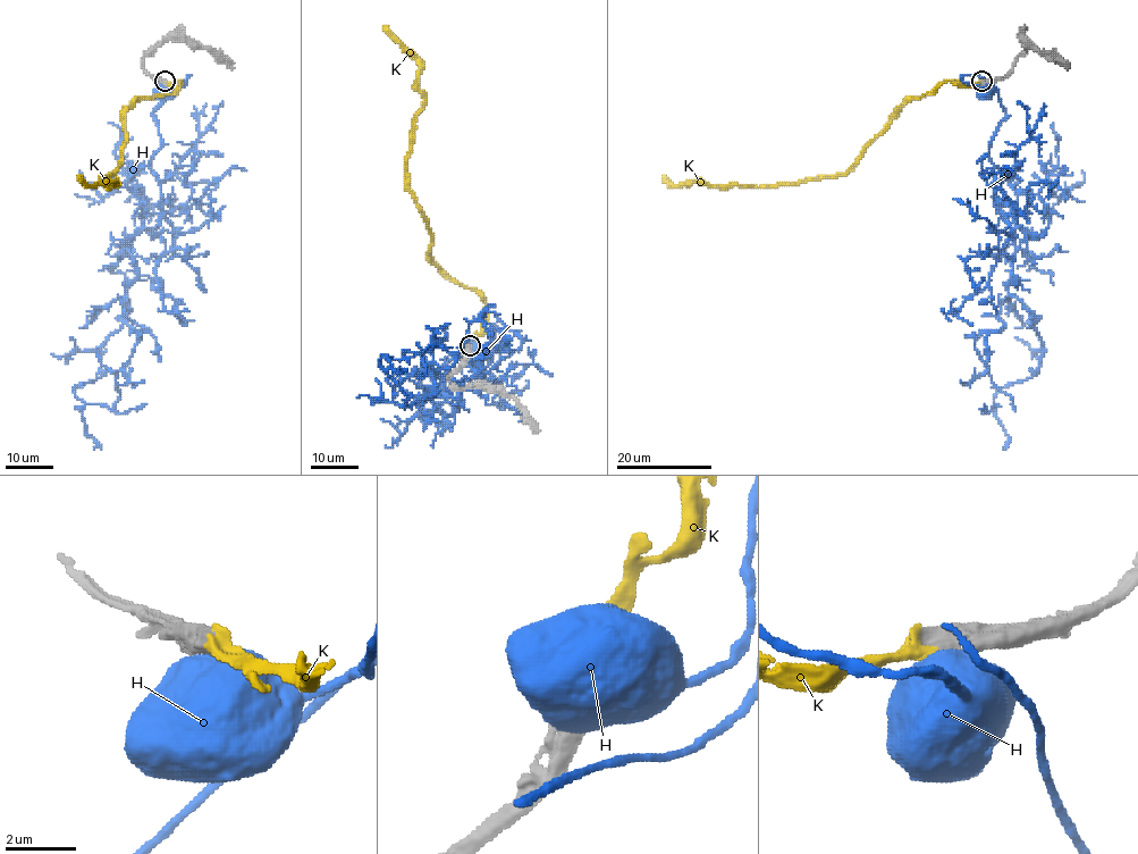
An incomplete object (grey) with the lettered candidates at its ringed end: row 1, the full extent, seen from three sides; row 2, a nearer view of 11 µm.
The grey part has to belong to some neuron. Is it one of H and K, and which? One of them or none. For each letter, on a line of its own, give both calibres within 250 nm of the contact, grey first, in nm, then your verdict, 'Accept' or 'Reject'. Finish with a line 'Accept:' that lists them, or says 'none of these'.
H: Thickness 800 nm (grey) against 1050 nm. Reject
K: Thickness 700 nm (grey) against 550 nm. Accept
Accept: K

